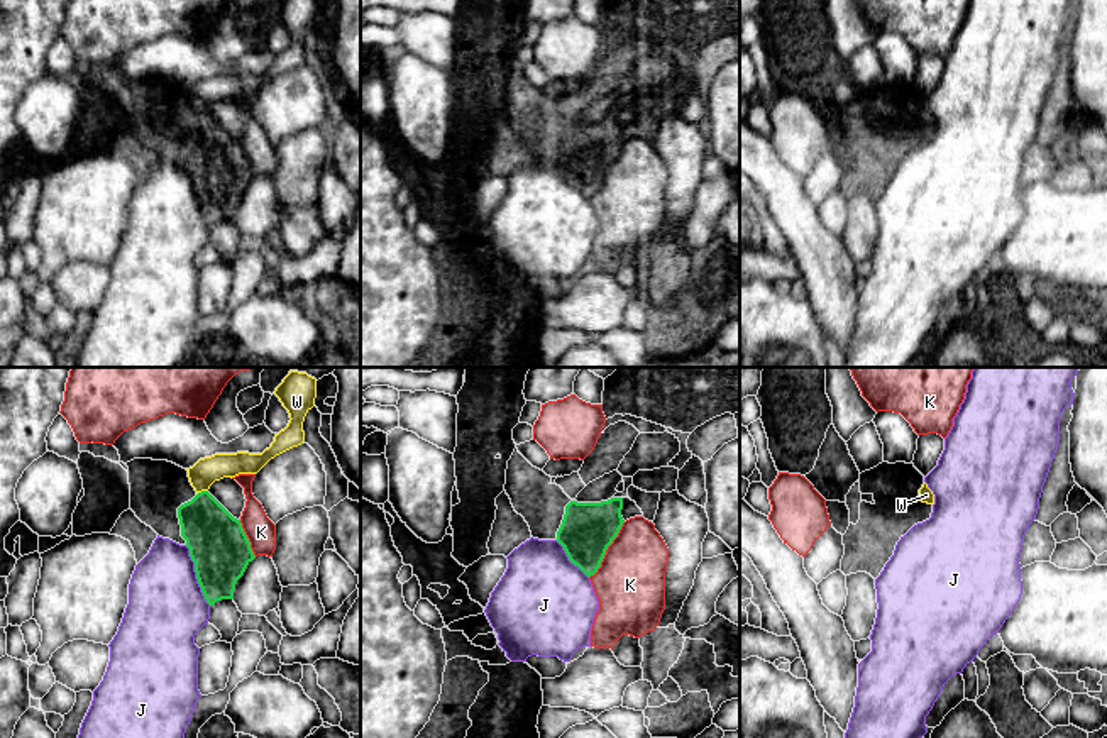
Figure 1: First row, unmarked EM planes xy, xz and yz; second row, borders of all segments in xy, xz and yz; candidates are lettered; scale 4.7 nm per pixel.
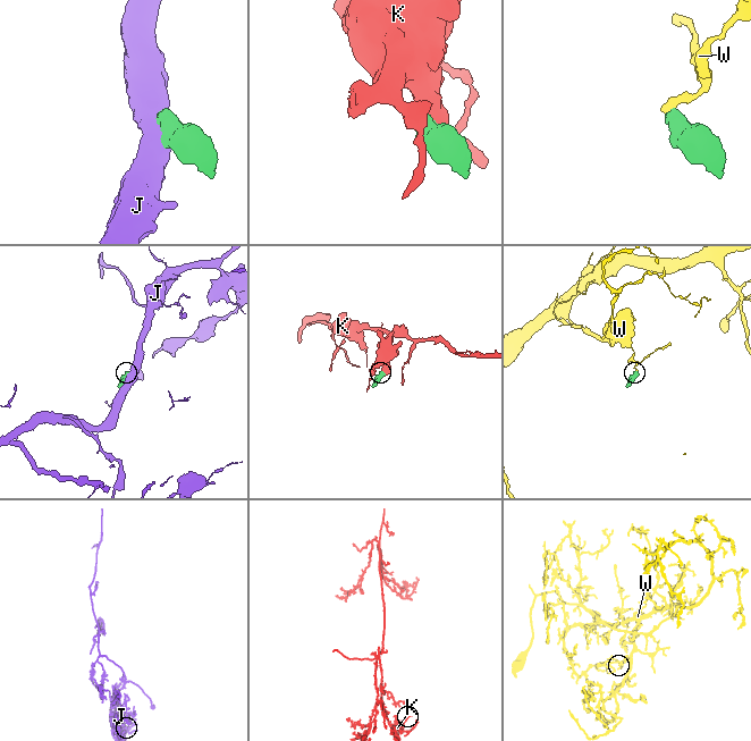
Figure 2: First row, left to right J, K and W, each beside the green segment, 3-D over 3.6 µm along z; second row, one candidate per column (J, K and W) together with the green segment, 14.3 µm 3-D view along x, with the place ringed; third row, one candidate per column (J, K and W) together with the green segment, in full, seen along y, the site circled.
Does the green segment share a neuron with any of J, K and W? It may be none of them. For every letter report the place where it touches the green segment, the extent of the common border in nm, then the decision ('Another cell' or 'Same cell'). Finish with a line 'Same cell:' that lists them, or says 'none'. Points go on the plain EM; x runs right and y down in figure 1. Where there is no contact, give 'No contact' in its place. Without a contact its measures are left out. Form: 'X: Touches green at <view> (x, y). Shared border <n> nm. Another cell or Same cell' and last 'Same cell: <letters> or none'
J: Touches green at xy (197, 197). Shared border 320 nm. Another cell
K: Touches green at xz (606, 170). Shared border 320 nm. Another cell
W: Touches green at xy (202, 112). Shared border 60 nm. Another cell
Same cell: none

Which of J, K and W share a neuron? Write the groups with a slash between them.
J / K / W

